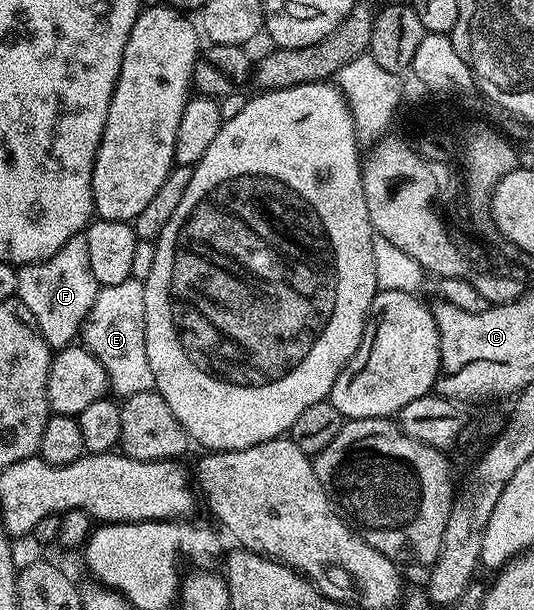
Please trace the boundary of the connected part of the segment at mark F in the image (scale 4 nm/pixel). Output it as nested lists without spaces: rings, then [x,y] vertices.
[[[83,234],[75,235],[54,255],[38,264],[19,268],[17,298],[33,313],[49,348],[60,350],[71,346],[79,336],[89,310],[93,307],[99,284],[90,272],[90,259]]]

